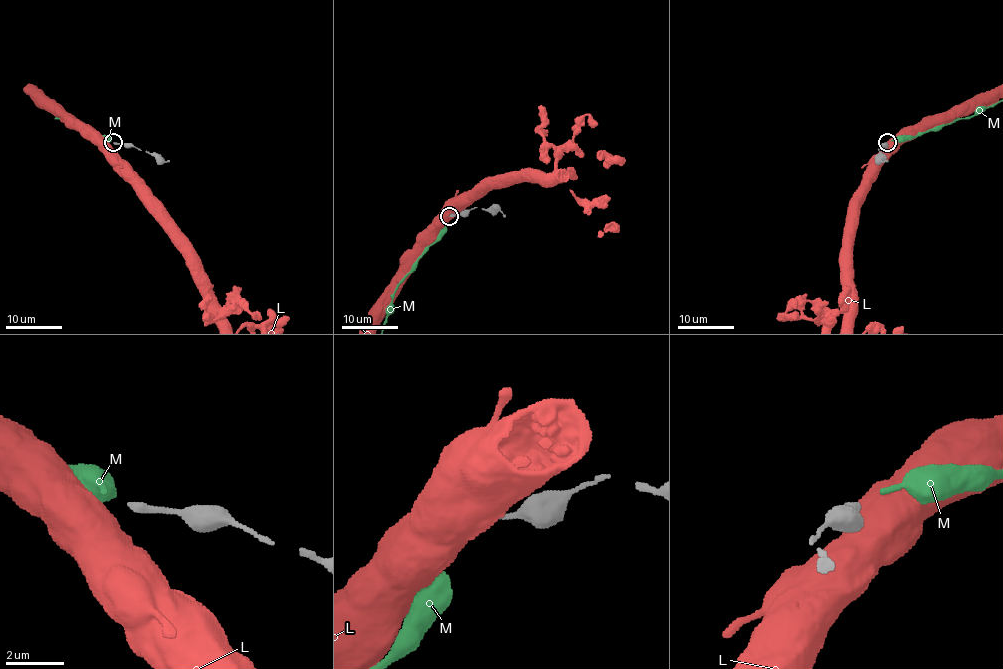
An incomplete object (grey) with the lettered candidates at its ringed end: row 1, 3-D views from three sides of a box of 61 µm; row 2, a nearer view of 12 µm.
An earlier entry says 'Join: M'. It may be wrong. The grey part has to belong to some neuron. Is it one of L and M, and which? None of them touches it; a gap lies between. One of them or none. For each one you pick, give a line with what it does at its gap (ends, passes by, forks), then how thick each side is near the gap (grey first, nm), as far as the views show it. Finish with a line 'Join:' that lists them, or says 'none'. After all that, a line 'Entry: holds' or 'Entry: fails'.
M: It ends there. Thickness 320 nm (grey) against 180 nm
Join: M
Entry: holds

